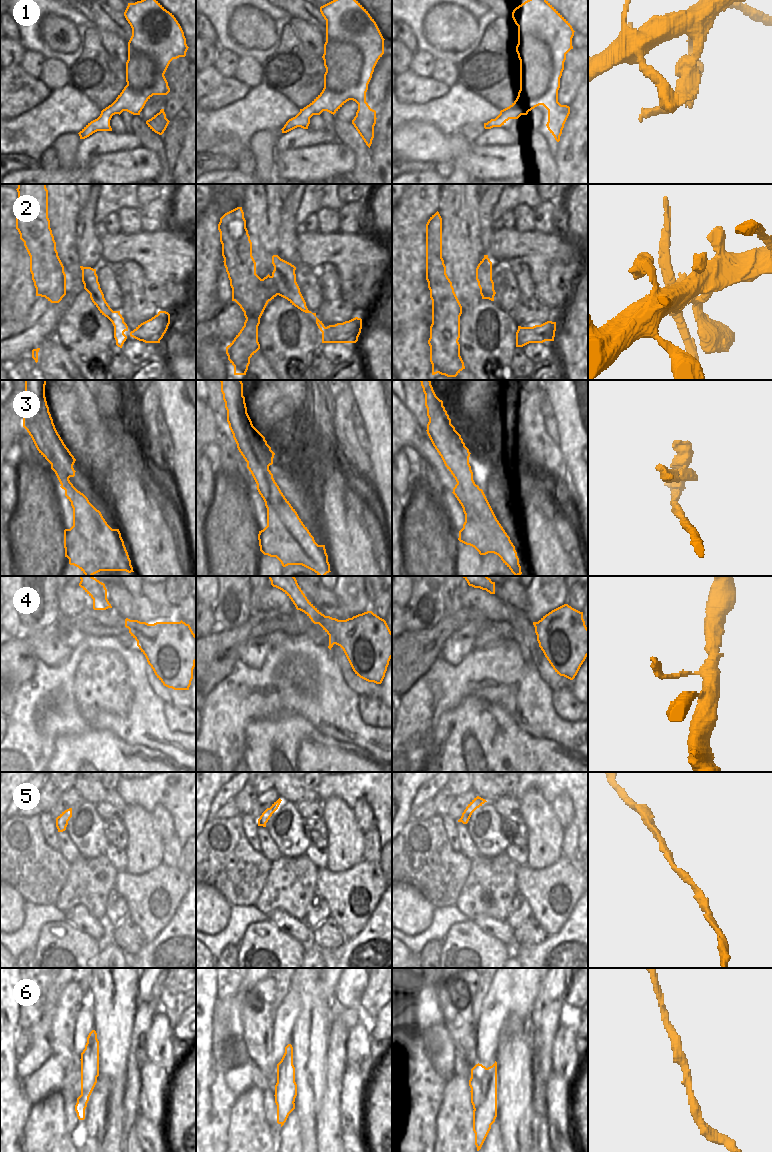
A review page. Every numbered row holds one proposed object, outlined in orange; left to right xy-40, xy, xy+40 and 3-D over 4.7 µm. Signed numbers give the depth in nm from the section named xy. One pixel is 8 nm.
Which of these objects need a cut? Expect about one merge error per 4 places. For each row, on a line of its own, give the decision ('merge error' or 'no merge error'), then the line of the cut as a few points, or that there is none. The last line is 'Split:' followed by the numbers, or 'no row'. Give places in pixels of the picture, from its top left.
1: no merge error; no cut
2: merge error; cut in xy along (270, 276), (278, 294)
3: no merge error; no cut
4: merge error; cut in xy along (325, 616), (319, 624)
5: no merge error; no cut
6: no merge error; no cut
Split: 2, 4

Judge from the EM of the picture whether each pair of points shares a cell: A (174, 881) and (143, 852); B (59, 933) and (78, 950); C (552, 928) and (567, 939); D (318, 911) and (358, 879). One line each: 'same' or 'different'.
A: different
B: same
C: different
D: different

